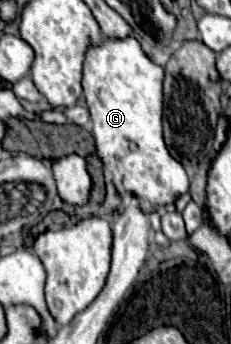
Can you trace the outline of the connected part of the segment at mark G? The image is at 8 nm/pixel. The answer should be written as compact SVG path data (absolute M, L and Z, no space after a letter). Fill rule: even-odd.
M134 37L116 39L116 41L106 39L102 45L90 47L86 53L82 87L92 117L96 155L100 157L102 165L110 169L112 183L118 195L130 193L142 201L148 201L150 205L160 205L160 207L174 203L190 187L182 163L168 153L162 137L162 79L164 79L164 69L152 63L144 55L140 43Z

